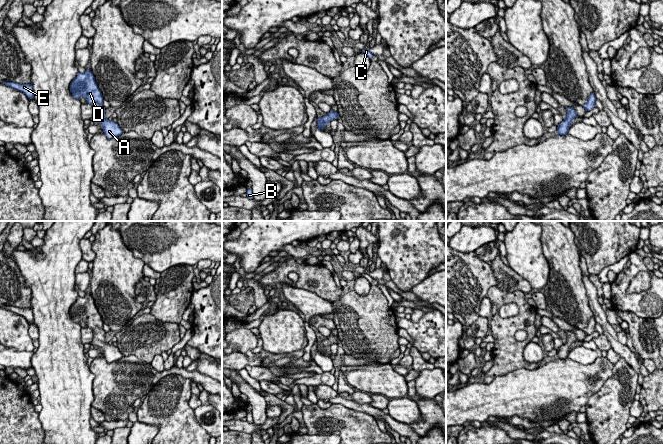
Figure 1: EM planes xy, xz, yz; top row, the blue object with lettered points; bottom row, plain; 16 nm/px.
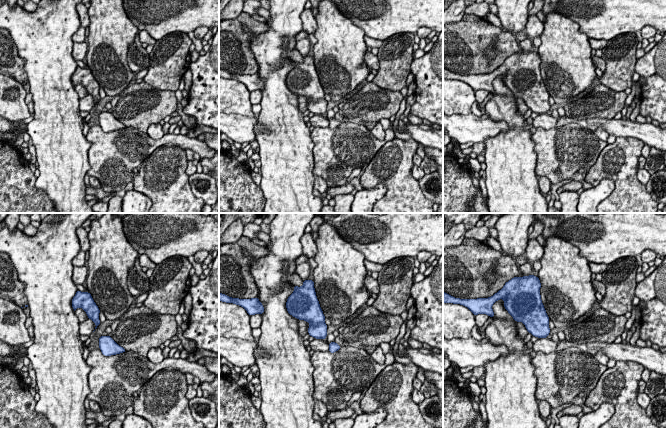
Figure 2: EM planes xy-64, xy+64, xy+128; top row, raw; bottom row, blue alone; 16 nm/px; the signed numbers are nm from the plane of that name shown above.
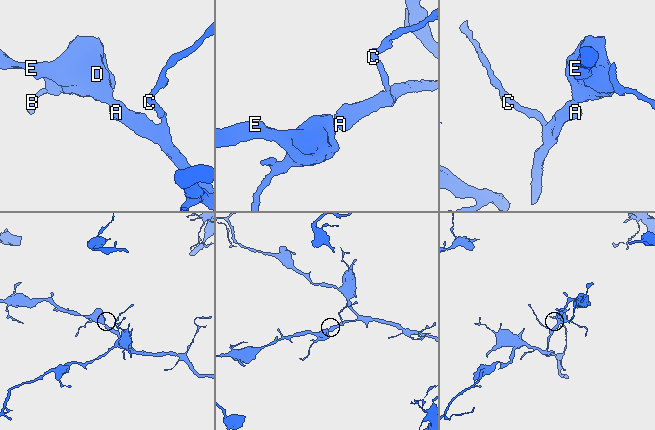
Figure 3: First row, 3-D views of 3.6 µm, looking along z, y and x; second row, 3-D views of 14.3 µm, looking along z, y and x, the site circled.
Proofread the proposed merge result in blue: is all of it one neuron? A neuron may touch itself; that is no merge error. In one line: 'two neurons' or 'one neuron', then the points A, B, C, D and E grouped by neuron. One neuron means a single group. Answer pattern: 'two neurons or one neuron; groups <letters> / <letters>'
one neuron; groups A B C D E

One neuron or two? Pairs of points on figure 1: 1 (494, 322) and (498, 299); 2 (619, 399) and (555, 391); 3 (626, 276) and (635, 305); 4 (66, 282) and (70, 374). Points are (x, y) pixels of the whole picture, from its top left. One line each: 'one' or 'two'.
1: one
2: two
3: one
4: one

